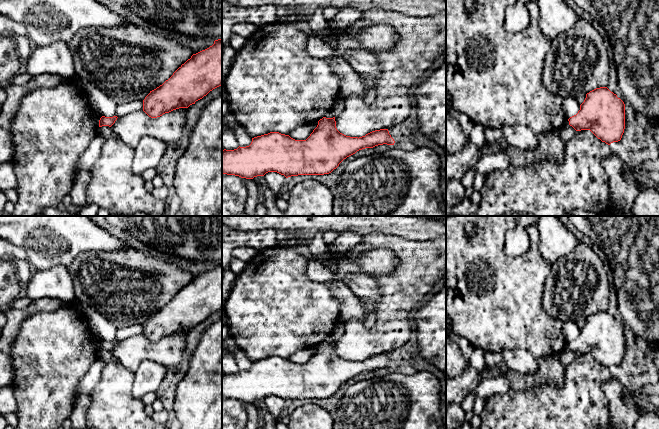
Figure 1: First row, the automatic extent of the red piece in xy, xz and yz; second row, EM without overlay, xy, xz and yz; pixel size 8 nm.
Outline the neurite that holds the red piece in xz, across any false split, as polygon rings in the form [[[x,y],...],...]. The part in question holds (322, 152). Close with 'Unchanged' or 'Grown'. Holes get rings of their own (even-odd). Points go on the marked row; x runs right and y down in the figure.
[[[323,117],[306,140],[295,140],[289,135],[270,132],[252,138],[249,146],[222,151],[222,173],[241,178],[253,179],[268,172],[277,172],[286,178],[298,175],[324,175],[331,173],[347,157],[365,148],[378,145],[394,145],[388,129],[372,131],[362,137],[350,137],[336,128],[335,117]]]. Unchanged

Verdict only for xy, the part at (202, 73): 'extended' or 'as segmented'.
as segmented

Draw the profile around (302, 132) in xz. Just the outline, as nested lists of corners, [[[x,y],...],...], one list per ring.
[[[314,123],[304,124],[293,131],[288,135],[295,140],[306,140],[314,130]]]

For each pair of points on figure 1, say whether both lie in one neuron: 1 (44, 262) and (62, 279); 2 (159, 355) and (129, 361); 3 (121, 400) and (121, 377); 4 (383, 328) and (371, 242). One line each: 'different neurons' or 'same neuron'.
1: different neurons
2: same neuron
3: same neuron
4: same neuron

